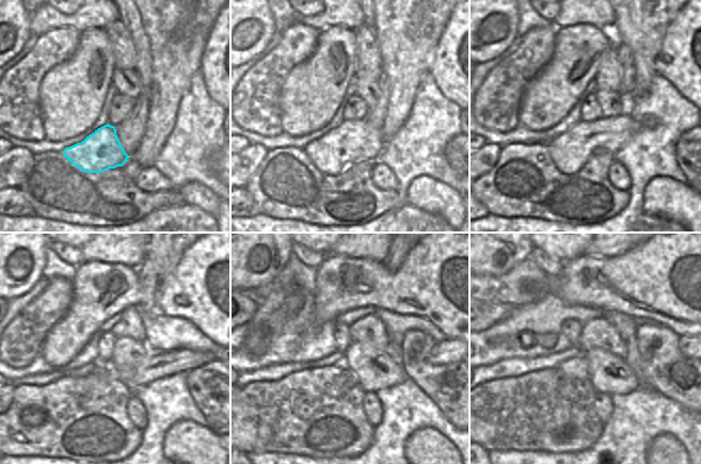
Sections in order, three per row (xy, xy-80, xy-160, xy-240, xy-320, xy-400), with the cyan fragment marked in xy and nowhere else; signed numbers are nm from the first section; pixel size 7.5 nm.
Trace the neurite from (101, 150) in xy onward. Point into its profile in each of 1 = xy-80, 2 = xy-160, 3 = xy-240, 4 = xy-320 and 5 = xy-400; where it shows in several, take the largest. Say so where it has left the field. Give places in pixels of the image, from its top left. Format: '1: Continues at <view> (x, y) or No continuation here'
1: Continues at xy-80 (354, 140)
2: Continues at xy-160 (570, 150)
3: Continues at xy-240 (155, 366)
4: Continues at xy-320 (447, 351)
5: Continues at xy-400 (686, 342).

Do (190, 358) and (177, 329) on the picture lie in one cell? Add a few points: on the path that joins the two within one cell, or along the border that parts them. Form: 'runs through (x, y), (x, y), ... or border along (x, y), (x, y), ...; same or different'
border along (210, 351), (169, 350), (161, 353); different

